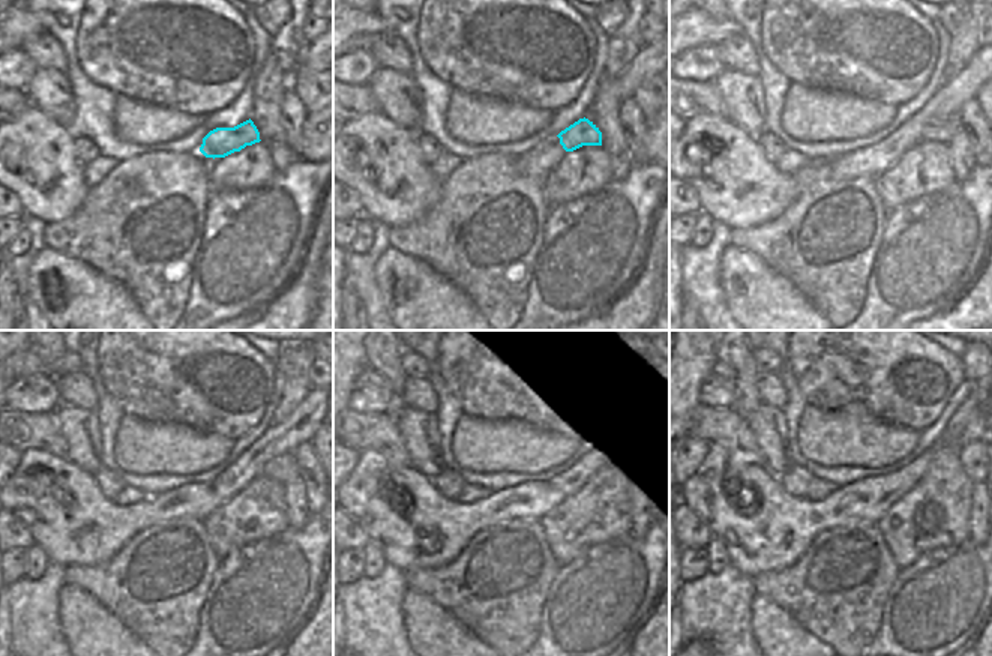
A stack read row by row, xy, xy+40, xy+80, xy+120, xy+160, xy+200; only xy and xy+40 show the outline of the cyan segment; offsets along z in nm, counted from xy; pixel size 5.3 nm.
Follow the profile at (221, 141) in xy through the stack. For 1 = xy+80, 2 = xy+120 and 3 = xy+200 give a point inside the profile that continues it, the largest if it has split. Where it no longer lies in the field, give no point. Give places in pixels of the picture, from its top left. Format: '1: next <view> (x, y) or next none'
1: next xy+80 (943, 132)
2: next xy+120 (282, 469)
3: next xy+200 (974, 457)

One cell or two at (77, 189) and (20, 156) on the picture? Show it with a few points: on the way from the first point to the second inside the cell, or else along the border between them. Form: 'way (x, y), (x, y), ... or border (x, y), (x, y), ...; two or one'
way (63, 174), (45, 173), (35, 162); one

